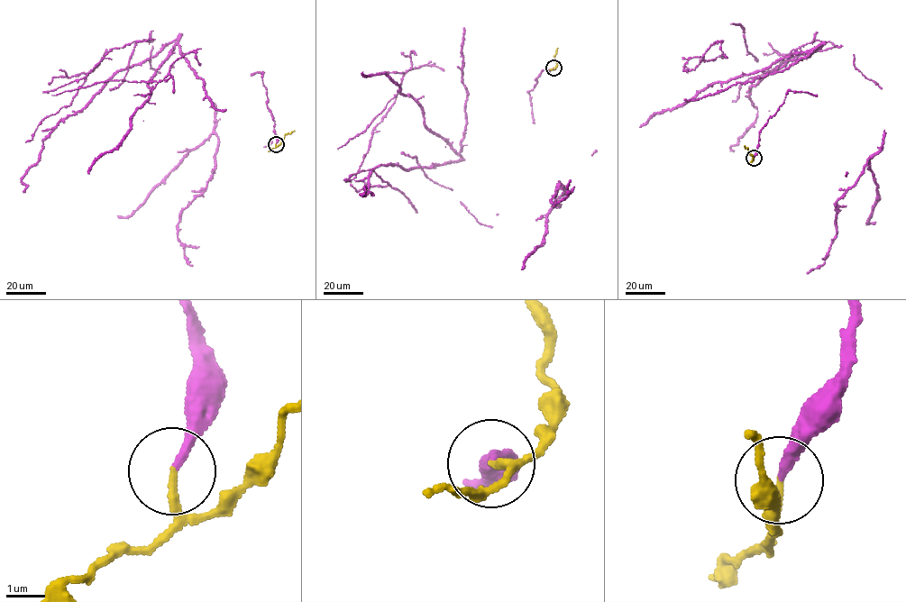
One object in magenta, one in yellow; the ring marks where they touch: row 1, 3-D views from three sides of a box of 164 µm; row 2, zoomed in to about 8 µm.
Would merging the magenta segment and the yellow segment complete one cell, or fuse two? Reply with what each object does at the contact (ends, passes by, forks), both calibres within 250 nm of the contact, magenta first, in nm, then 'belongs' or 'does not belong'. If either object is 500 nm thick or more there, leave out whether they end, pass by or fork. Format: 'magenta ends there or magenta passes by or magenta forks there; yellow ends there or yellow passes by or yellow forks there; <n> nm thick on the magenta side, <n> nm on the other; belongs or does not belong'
magenta ends there; yellow ends there; 240 nm thick on the magenta side, 190 nm on the other; does not belong

